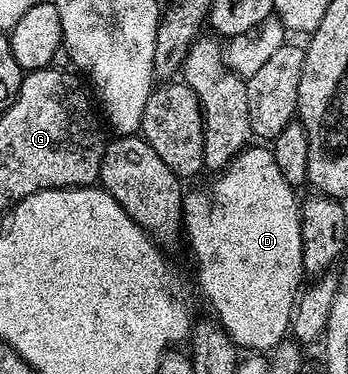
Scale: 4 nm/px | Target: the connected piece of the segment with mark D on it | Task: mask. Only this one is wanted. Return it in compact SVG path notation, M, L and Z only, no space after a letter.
M250 145L241 154L233 158L233 162L224 171L214 174L213 179L206 187L201 187L198 191L193 191L184 196L183 199L183 235L189 238L189 247L193 250L193 259L197 262L197 283L201 286L201 291L205 294L207 302L213 306L216 322L220 323L229 336L233 338L238 348L249 353L269 353L274 347L280 345L281 340L290 334L293 321L295 304L299 299L299 292L302 290L303 282L306 278L305 266L303 265L303 241L301 240L301 208L299 206L298 192L279 173L279 165L275 165L275 157L272 150L265 145Z

